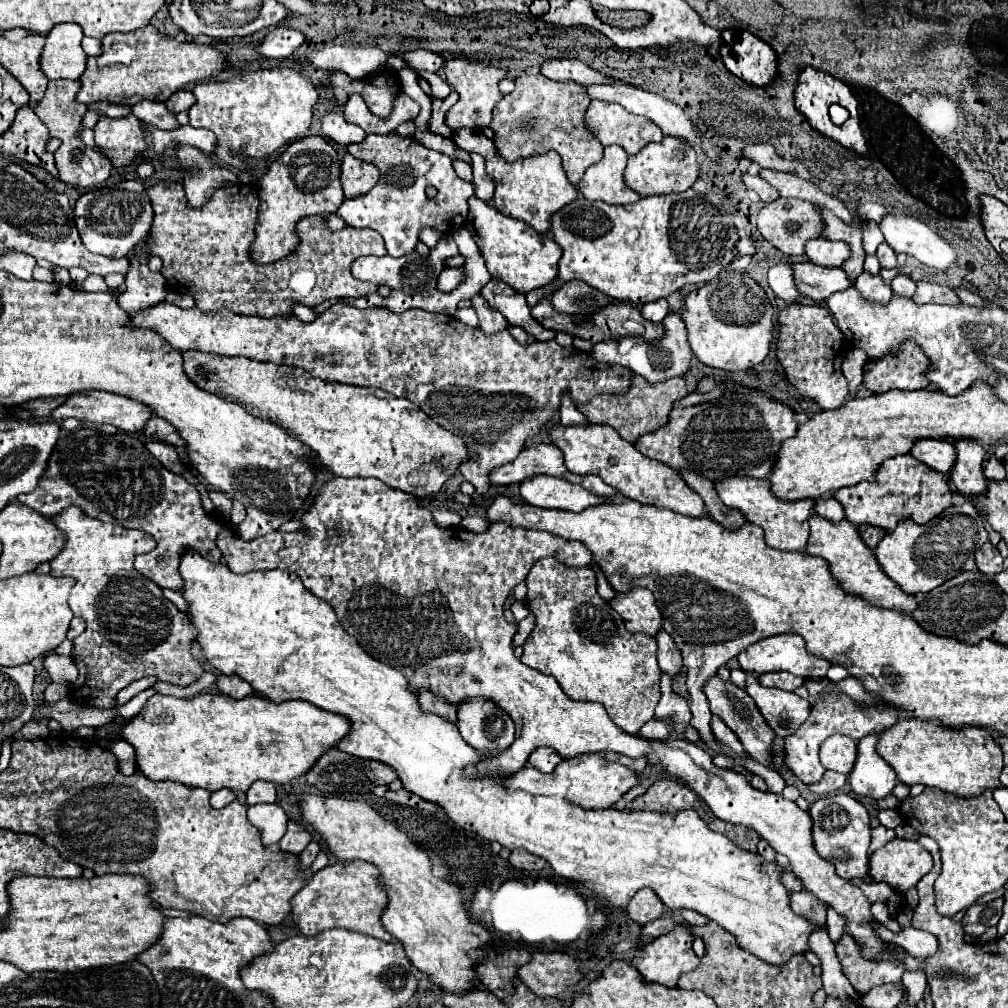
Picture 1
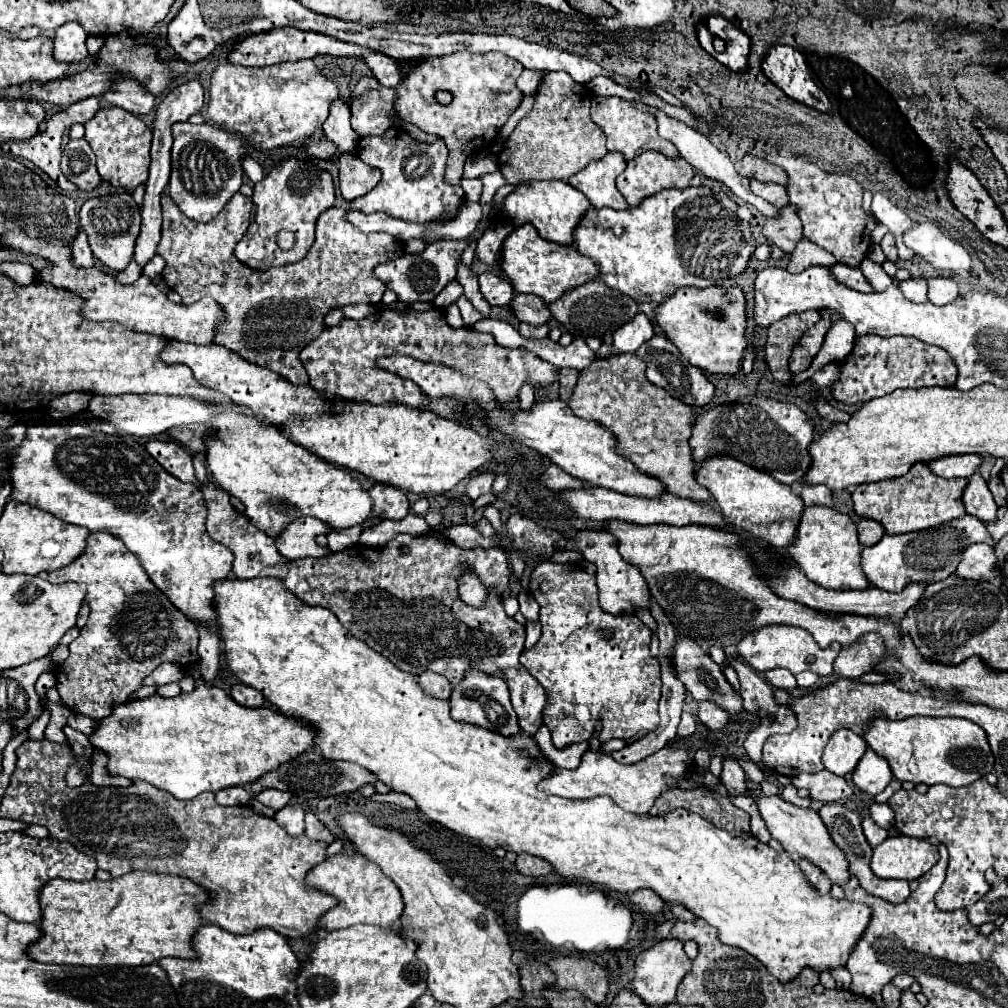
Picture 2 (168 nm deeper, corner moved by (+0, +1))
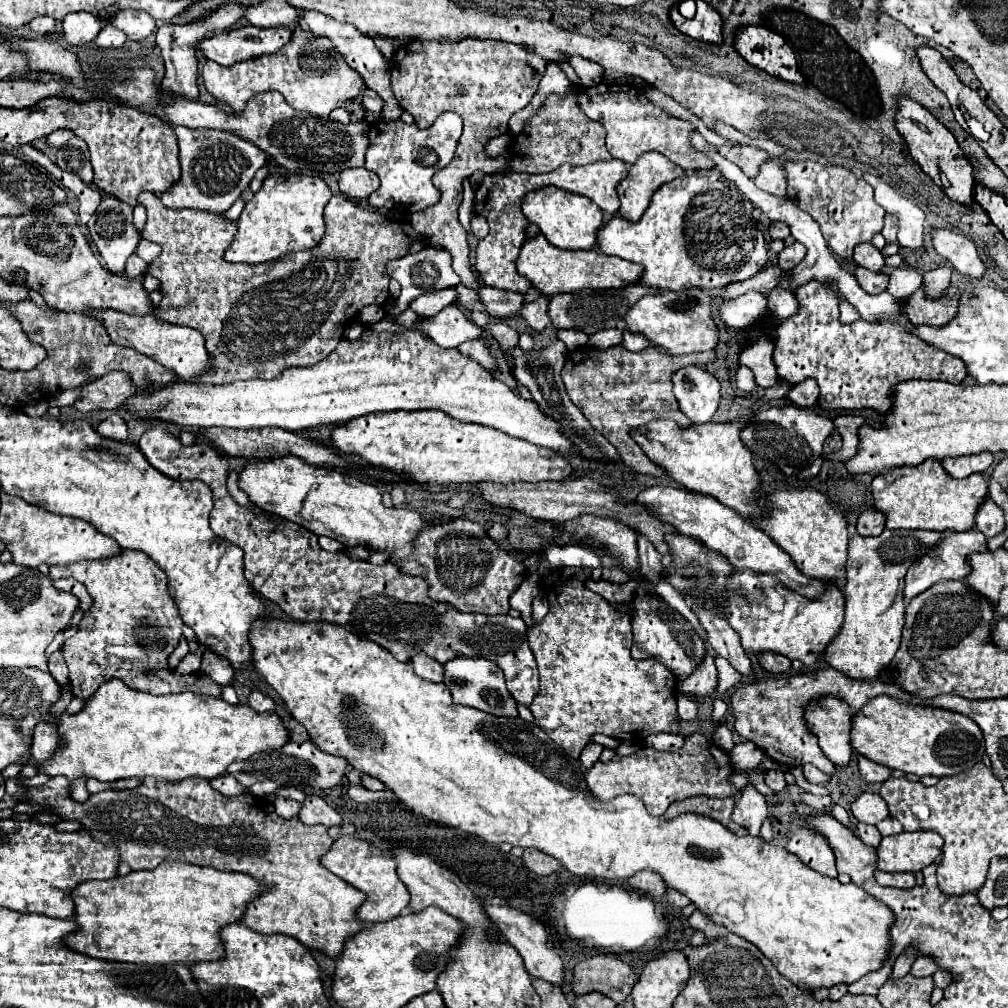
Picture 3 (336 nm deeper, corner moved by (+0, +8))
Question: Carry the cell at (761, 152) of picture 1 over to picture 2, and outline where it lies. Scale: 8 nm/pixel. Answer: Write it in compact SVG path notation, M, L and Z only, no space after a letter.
M767 154L765 160L781 166L789 174L787 194L791 204L799 208L803 236L835 254L837 262L843 262L851 268L859 268L863 258L867 258L871 246L871 230L875 228L875 222L861 208L863 188L859 186L859 182L855 182L851 176L827 174L803 156L785 158L781 154Z

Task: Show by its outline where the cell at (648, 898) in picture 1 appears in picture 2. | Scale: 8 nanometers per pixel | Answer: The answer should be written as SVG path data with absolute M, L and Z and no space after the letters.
M647 888L633 892L631 894L631 904L635 904L641 912L651 914L651 916L657 916L665 906L665 902L653 890L647 890Z

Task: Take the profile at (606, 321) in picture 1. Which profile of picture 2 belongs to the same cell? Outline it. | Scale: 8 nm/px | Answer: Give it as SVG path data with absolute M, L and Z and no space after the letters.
M517 294L511 308L513 308L515 316L519 318L519 322L527 322L531 326L543 326L543 324L555 322L551 312L547 310L547 304L543 302L543 298L537 298L537 296Z

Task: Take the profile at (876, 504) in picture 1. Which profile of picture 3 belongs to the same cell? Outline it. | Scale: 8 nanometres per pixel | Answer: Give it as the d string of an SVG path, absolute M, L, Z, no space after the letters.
M927 459L915 467L897 467L877 475L873 495L875 507L887 515L889 529L969 531L975 527L975 515L989 495L989 481L981 473L955 479L943 469L939 459Z

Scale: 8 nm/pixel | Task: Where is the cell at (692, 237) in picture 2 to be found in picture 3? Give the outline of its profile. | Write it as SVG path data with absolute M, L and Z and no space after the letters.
M687 173L683 177L677 177L675 181L665 183L655 191L651 205L639 223L631 223L627 219L621 219L619 215L607 221L599 231L599 249L607 255L617 255L631 263L643 265L645 273L641 285L647 287L669 291L691 287L699 289L727 287L729 283L751 279L769 261L769 249L763 231L759 229L753 217L753 211L755 211L753 203L733 183L727 183L723 179L709 183L707 177Z

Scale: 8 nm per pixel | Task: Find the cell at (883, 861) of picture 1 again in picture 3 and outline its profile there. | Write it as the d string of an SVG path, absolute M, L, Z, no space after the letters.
M915 831L883 837L877 847L877 867L883 871L917 873L941 855L943 839L935 831Z

